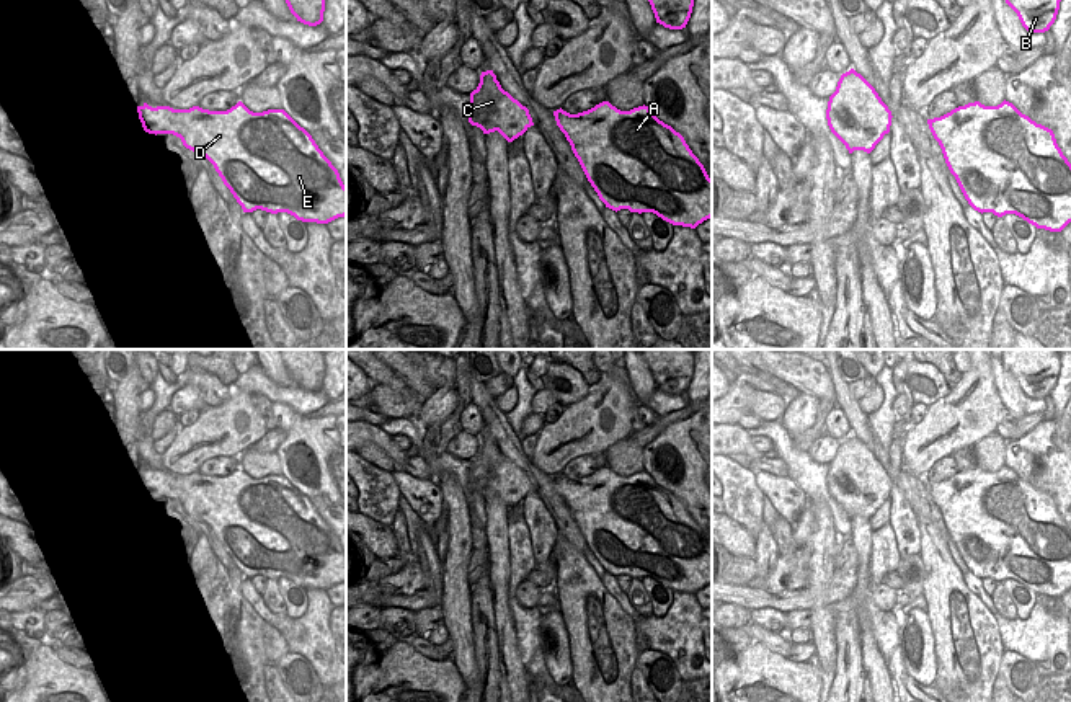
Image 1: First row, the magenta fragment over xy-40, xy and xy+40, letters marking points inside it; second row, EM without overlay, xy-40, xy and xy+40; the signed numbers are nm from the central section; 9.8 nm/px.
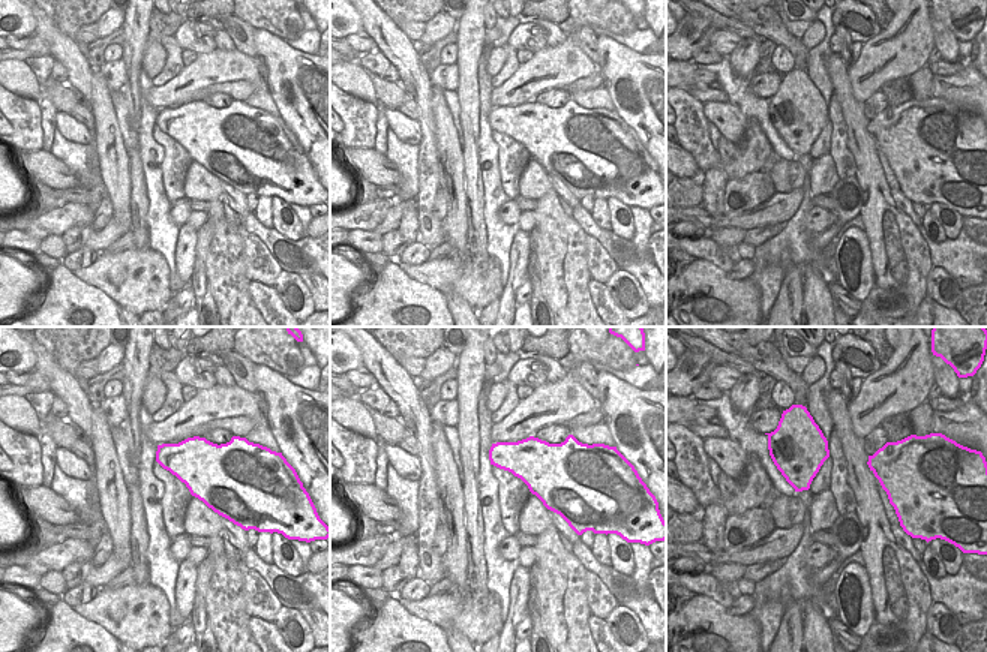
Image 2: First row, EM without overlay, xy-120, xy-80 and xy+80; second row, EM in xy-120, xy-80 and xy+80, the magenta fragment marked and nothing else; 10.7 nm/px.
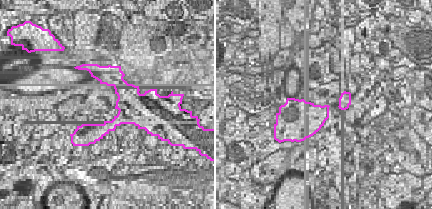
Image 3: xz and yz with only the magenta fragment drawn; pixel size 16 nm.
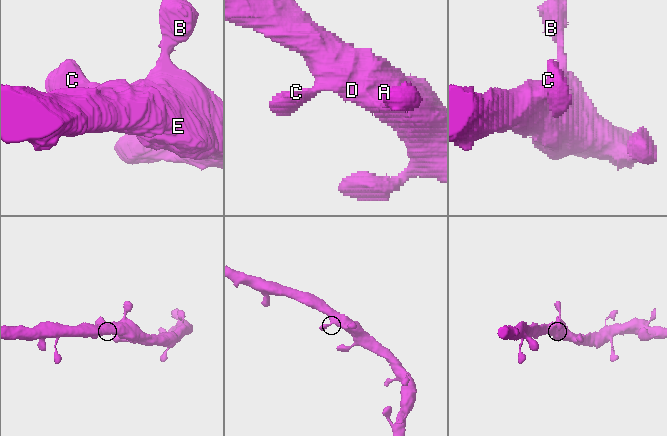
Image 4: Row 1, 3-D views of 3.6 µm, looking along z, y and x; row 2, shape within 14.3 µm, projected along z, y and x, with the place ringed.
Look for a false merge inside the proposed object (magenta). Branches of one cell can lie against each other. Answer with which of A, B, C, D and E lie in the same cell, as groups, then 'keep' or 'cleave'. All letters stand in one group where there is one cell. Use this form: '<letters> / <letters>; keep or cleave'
A B C D E; keep

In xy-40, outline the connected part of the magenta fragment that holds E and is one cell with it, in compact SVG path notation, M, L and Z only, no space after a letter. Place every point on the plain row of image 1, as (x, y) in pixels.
M242 467L227 477L199 472L173 475L137 472L142 493L149 500L173 500L193 518L202 519L216 534L243 578L256 575L287 578L302 588L328 589L346 581L346 552L338 535L318 514L312 501L284 475L250 477Z

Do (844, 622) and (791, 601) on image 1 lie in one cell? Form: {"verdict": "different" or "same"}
{"verdict": "different"}

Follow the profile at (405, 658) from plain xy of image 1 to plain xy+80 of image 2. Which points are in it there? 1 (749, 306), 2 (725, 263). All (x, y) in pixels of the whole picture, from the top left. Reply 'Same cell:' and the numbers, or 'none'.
Same cell: 1

